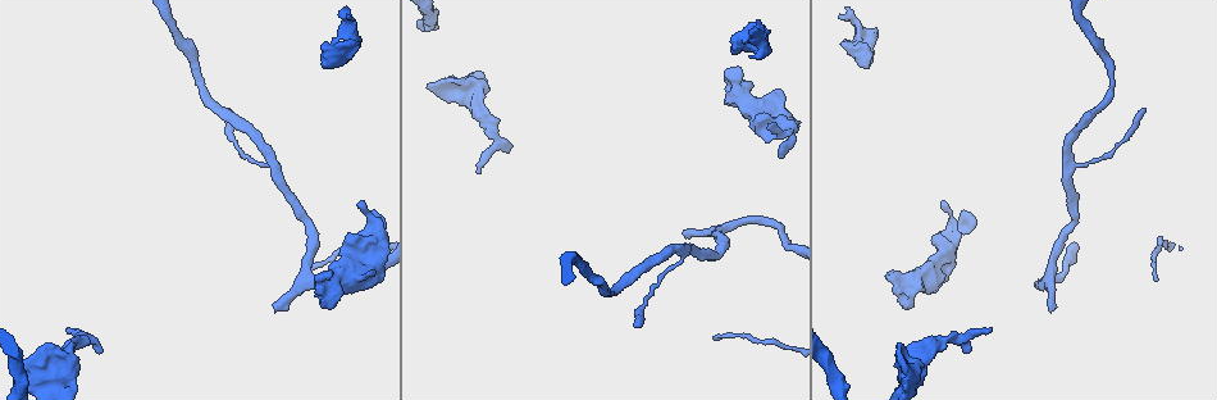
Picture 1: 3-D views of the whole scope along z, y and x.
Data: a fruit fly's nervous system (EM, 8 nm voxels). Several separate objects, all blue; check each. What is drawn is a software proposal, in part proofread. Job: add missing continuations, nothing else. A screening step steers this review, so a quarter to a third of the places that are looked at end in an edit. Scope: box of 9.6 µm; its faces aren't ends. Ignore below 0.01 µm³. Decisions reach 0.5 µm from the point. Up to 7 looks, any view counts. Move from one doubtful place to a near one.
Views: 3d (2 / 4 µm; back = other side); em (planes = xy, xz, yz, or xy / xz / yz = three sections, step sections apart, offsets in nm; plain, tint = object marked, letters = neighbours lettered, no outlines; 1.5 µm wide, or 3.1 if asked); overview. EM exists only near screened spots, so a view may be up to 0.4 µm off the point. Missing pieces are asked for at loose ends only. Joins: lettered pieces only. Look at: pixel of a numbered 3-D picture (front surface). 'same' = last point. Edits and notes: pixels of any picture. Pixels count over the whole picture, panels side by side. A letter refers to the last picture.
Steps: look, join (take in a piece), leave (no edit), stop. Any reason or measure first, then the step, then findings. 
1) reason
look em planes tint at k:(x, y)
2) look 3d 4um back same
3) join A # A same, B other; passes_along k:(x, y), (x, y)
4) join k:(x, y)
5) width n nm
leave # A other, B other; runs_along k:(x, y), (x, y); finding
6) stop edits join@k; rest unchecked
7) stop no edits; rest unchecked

free end
look 3d 2um at 1:(480, 171)

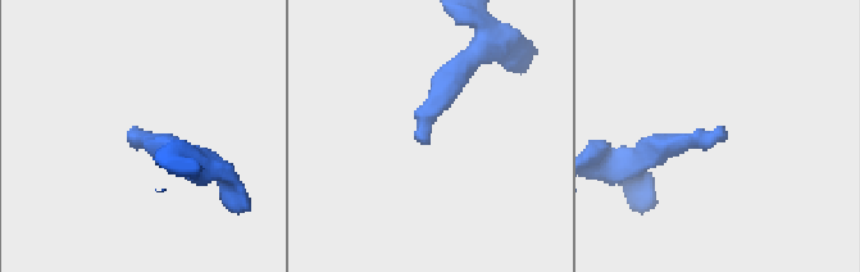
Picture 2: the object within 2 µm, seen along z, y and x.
look em 3.1um xz step 8 tint at 2:(136, 133)

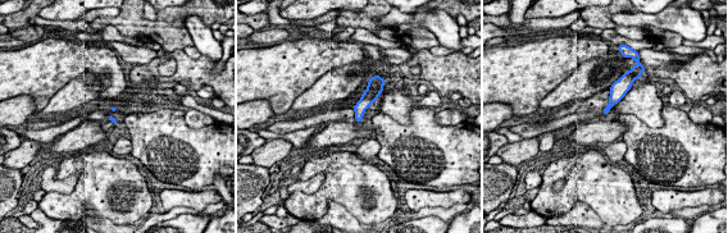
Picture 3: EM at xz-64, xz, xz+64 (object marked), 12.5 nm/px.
look em 3.1um planes letters same

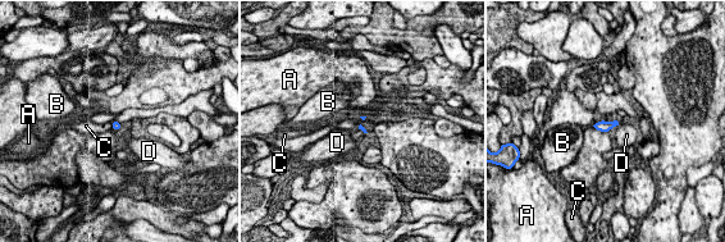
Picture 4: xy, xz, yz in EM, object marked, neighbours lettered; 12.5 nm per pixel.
leave # A other, B other, C other, D other; border 4:(113, 122), (110, 127); no lettered piece goes on from it

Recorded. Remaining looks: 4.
look 3d 2um at 1:(783, 151)

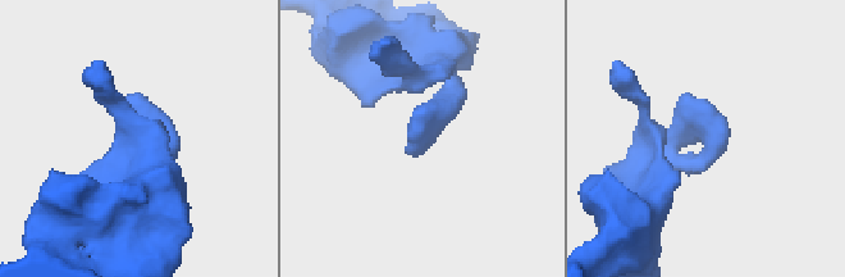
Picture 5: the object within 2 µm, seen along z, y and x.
look em planes plain at 5:(711, 159)

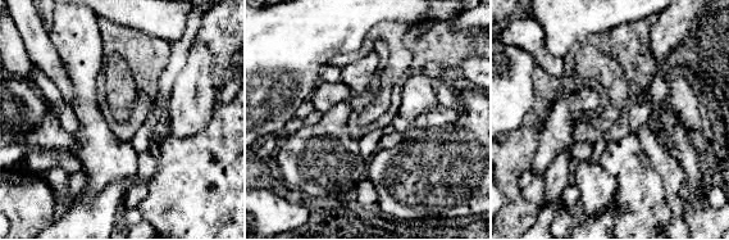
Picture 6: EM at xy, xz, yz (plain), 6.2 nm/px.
what lies round it
look em planes letters same

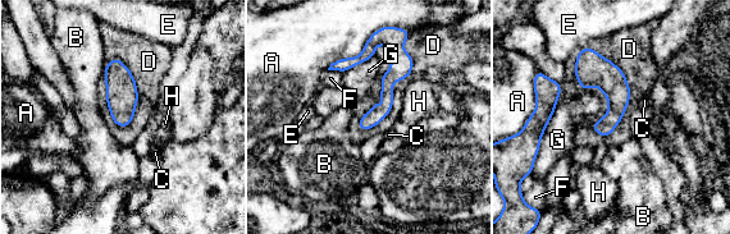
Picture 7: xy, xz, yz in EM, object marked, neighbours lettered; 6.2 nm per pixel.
leave # A other, B other, C other, D other, E other, F other, G other, H other; border 7:(587, 46), (629, 88), (608, 136); no lettered piece goes on from it

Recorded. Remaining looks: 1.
branch stops here
look em planes letters at 1:(322, 308)

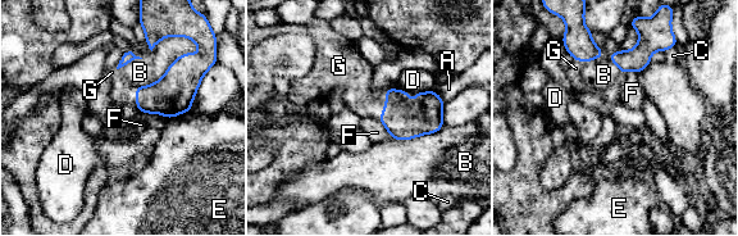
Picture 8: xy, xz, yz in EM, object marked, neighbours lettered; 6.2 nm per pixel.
join 8:(122, 92) # A other, B other, C other, D other, E other, F other, G same; the neuron continues

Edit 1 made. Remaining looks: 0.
stop edits join@8; rest unchecked

